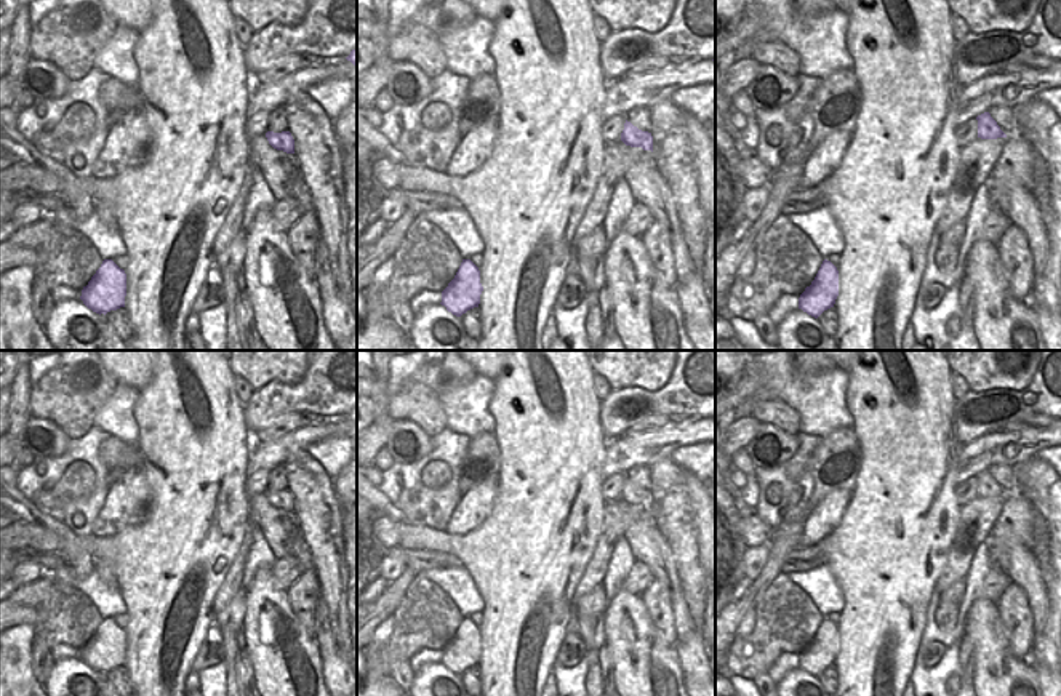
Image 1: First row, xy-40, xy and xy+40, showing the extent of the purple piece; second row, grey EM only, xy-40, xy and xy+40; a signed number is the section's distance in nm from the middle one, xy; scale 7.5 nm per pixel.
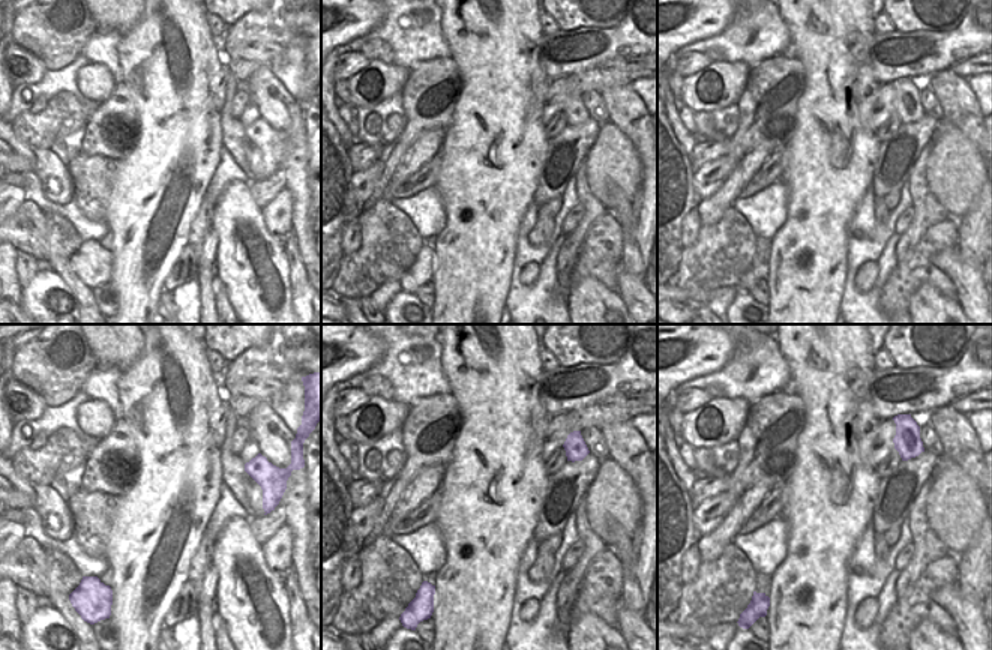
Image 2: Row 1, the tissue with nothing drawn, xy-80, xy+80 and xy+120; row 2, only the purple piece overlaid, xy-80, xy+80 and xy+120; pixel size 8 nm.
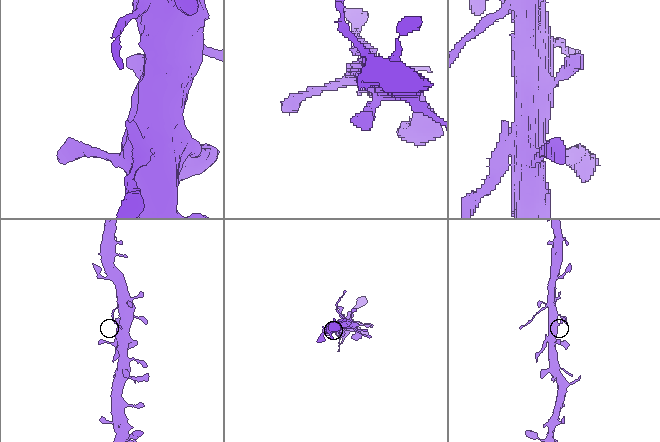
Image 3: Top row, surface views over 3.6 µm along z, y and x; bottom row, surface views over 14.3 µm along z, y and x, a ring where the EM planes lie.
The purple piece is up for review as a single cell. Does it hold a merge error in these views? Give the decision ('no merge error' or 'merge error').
no merge error

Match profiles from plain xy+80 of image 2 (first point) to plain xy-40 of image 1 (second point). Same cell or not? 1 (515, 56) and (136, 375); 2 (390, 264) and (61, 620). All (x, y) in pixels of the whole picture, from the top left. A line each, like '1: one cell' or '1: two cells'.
1: two cells
2: one cell

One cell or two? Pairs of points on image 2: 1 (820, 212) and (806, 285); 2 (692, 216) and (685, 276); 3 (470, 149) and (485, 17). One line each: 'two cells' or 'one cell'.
1: one cell
2: two cells
3: one cell

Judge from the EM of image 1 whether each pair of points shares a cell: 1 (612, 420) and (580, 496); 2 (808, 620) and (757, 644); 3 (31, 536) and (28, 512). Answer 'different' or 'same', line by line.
1: different
2: same
3: different

